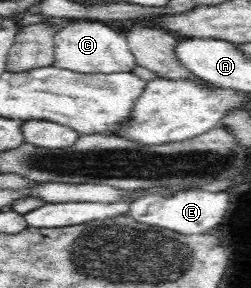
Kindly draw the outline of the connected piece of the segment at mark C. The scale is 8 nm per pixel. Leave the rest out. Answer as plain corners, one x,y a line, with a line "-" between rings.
67,19
54,36
53,66
80,73
112,73
133,71
135,56
131,53
125,34
116,32
103,21

